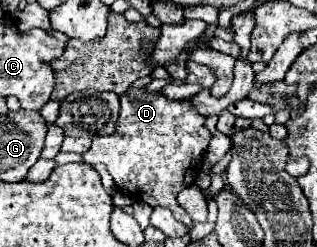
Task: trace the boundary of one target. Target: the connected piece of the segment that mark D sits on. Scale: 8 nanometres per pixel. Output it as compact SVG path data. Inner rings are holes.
M130 85L120 95L120 117L114 133L94 137L90 151L82 157L90 165L104 163L120 191L134 195L151 207L168 207L182 222L182 217L189 216L176 201L176 193L196 181L210 139L212 133L204 127L204 117L190 105L190 101L168 99L162 91Z

